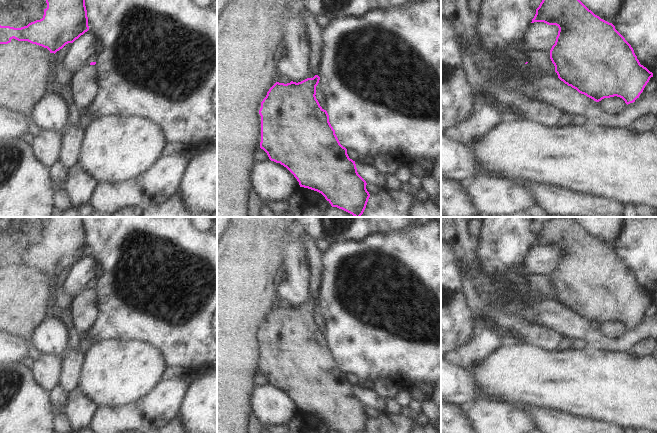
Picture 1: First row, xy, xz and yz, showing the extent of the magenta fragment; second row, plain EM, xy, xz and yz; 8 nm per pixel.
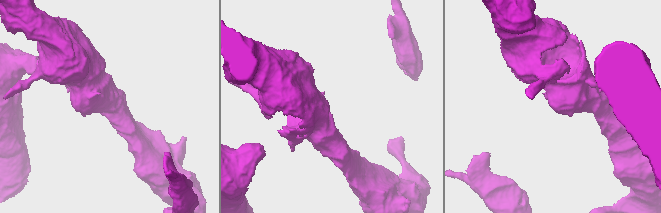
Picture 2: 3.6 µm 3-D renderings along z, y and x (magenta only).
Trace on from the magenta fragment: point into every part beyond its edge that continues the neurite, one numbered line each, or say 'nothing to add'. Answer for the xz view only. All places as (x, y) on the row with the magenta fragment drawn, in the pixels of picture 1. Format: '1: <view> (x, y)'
nothing to add

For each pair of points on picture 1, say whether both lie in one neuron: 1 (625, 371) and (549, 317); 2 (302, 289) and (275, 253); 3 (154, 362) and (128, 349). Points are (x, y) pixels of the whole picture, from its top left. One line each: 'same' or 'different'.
1: different
2: different
3: same

